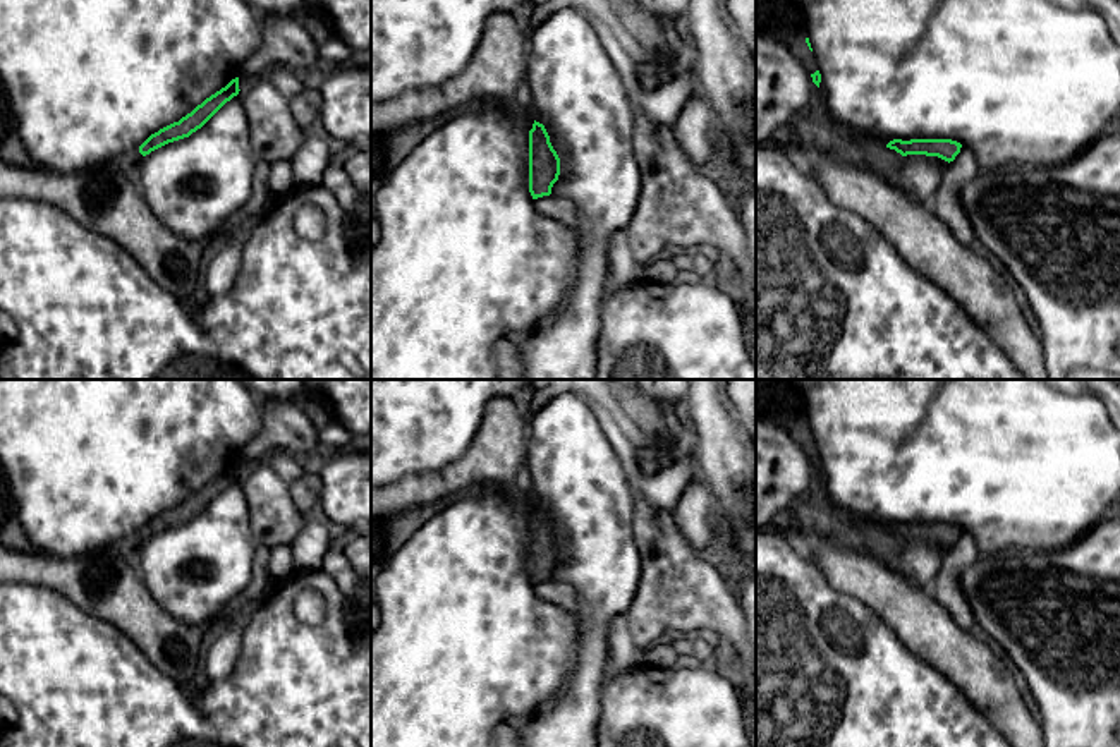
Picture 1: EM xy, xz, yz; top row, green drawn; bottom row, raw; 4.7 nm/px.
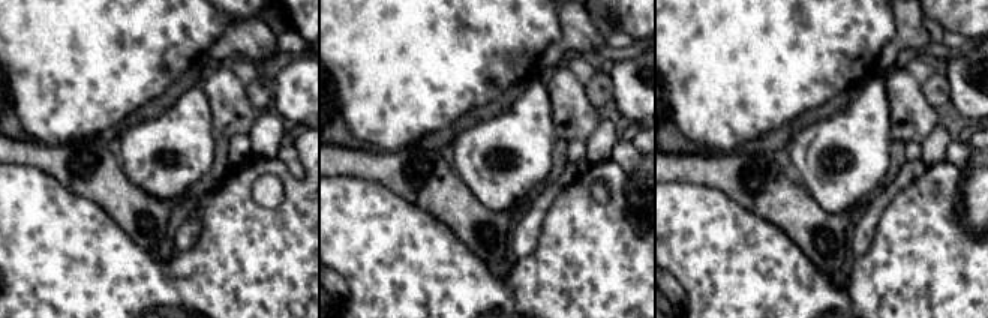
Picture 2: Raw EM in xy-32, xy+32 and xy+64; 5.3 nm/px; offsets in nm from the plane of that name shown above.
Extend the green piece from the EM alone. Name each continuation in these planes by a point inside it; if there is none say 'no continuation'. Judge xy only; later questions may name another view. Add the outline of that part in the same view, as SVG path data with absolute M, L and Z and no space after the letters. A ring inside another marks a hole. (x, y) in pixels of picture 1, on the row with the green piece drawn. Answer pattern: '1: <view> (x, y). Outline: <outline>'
1: xy (124, 162). Outline: M132 149L112 160L107 167L112 170L127 172L131 167L139 165L141 158L143 155L139 149Z

